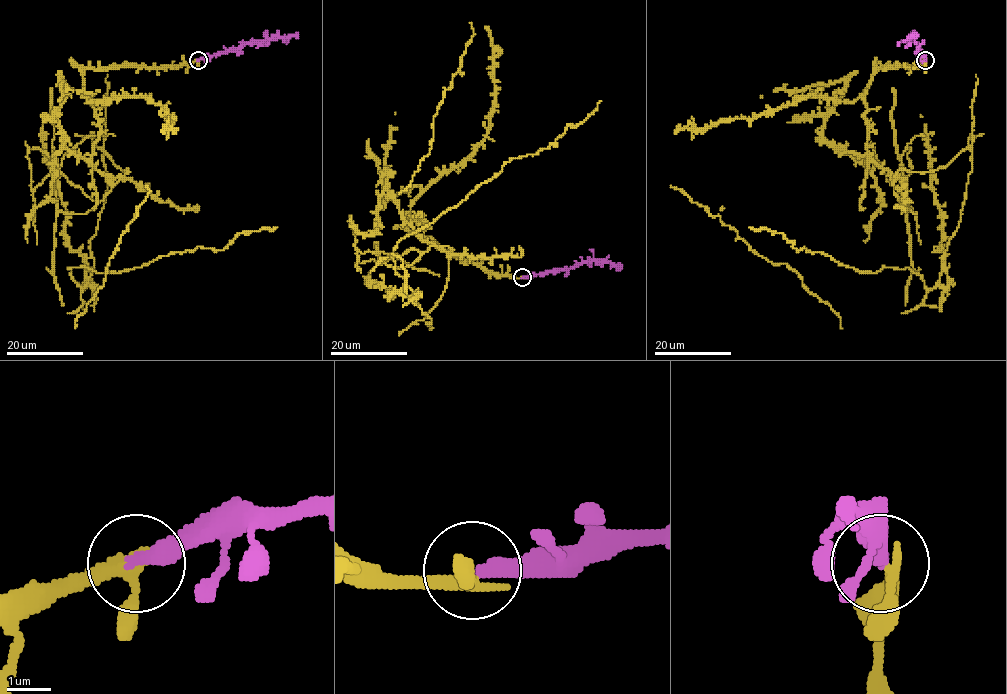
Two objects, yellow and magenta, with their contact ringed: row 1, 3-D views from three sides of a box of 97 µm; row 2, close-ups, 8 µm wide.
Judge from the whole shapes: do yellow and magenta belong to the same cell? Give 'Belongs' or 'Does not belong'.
Belongs

